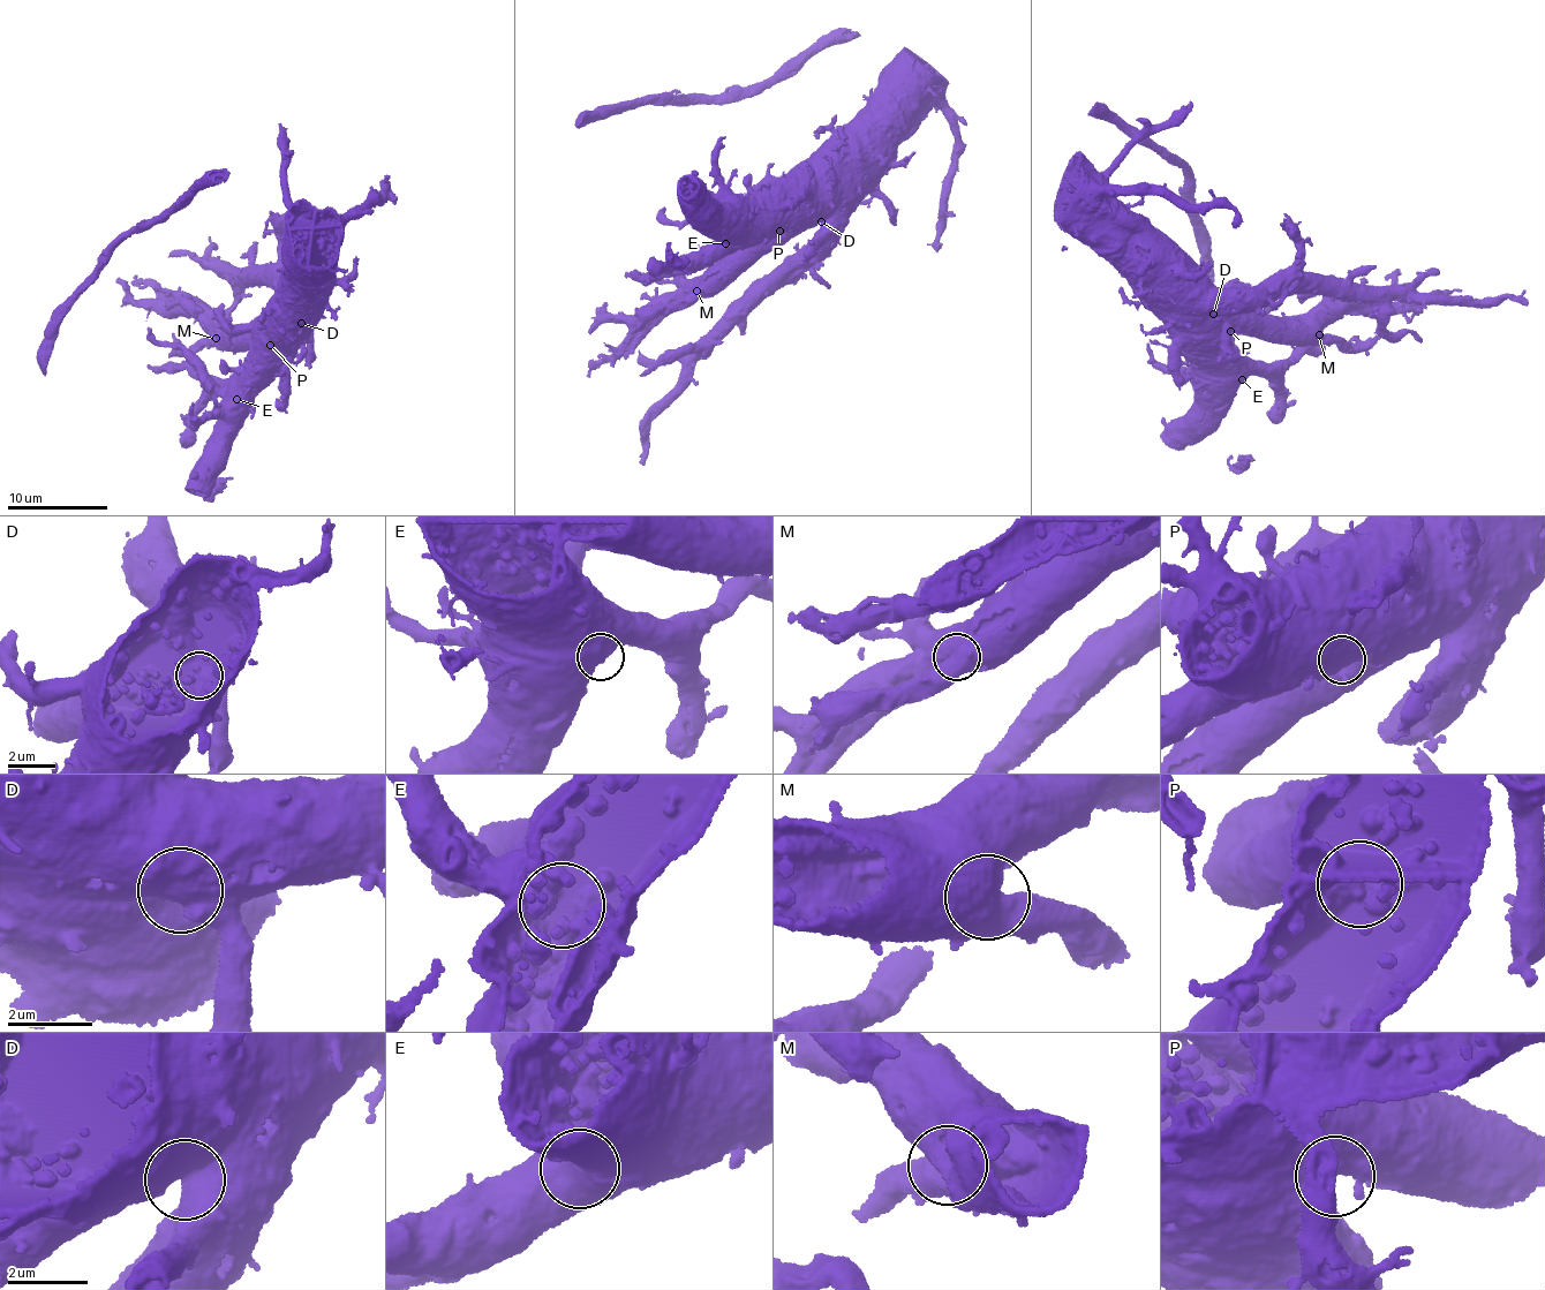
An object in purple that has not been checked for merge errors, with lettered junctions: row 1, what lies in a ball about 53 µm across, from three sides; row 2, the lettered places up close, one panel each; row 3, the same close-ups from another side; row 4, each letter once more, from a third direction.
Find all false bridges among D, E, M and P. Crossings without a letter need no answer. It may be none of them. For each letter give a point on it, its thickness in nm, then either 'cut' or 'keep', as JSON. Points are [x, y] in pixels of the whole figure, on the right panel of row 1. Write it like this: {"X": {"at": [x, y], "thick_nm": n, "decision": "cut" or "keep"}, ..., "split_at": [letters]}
{"D": {"at": [1213, 314], "thick_nm": 1000, "decision": "keep"}, "E": {"at": [1242, 379], "thick_nm": 650, "decision": "keep"}, "M": {"at": [1319, 334], "thick_nm": 700, "decision": "keep"}, "P": {"at": [1230, 331], "thick_nm": 700, "decision": "keep"}, "split_at": []}

